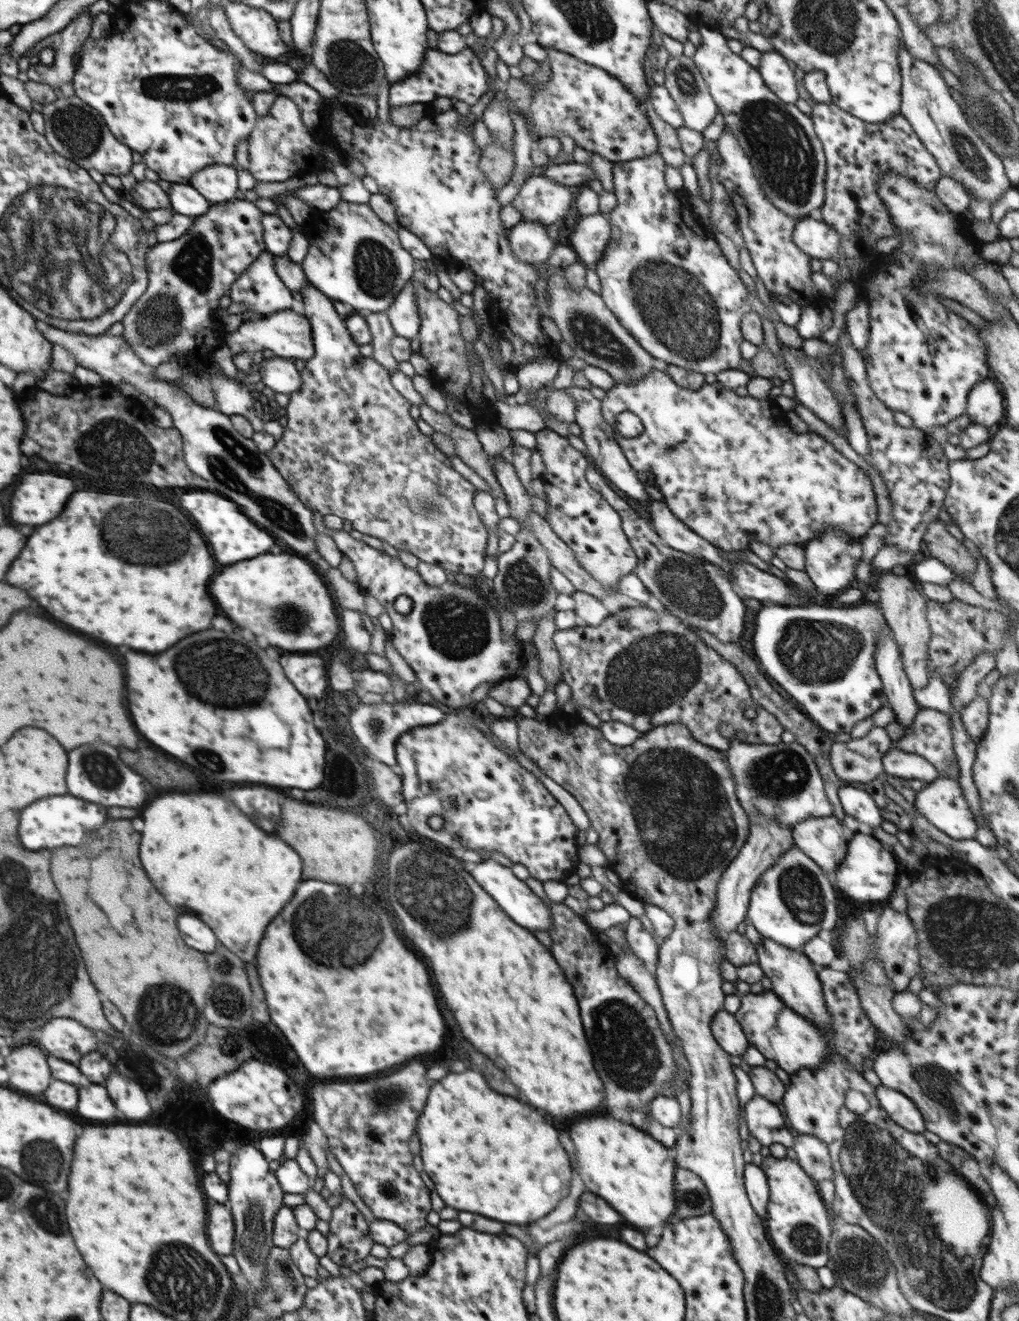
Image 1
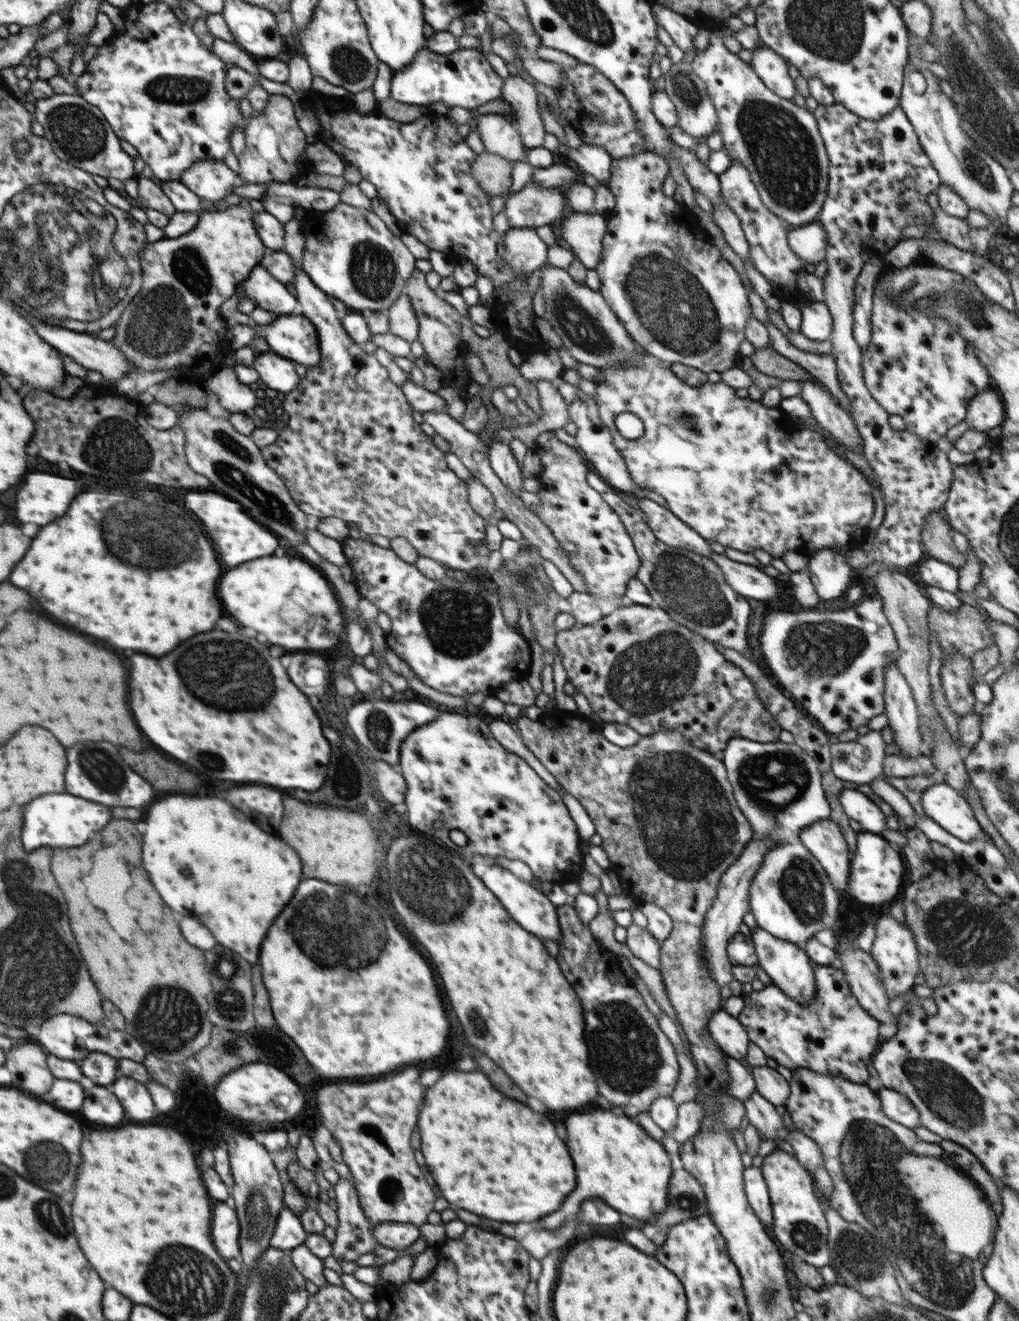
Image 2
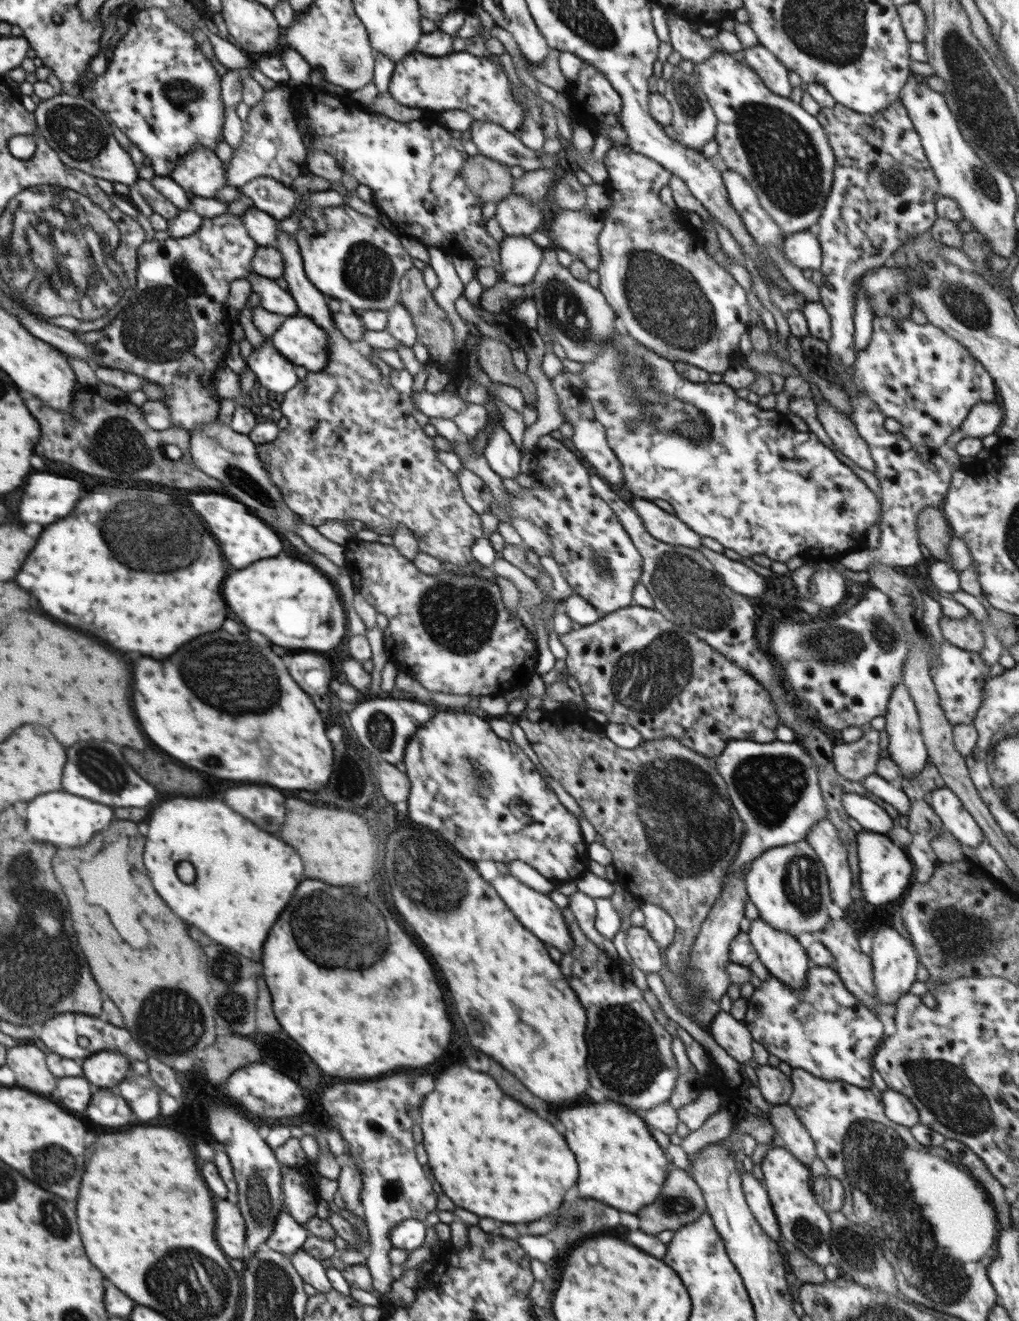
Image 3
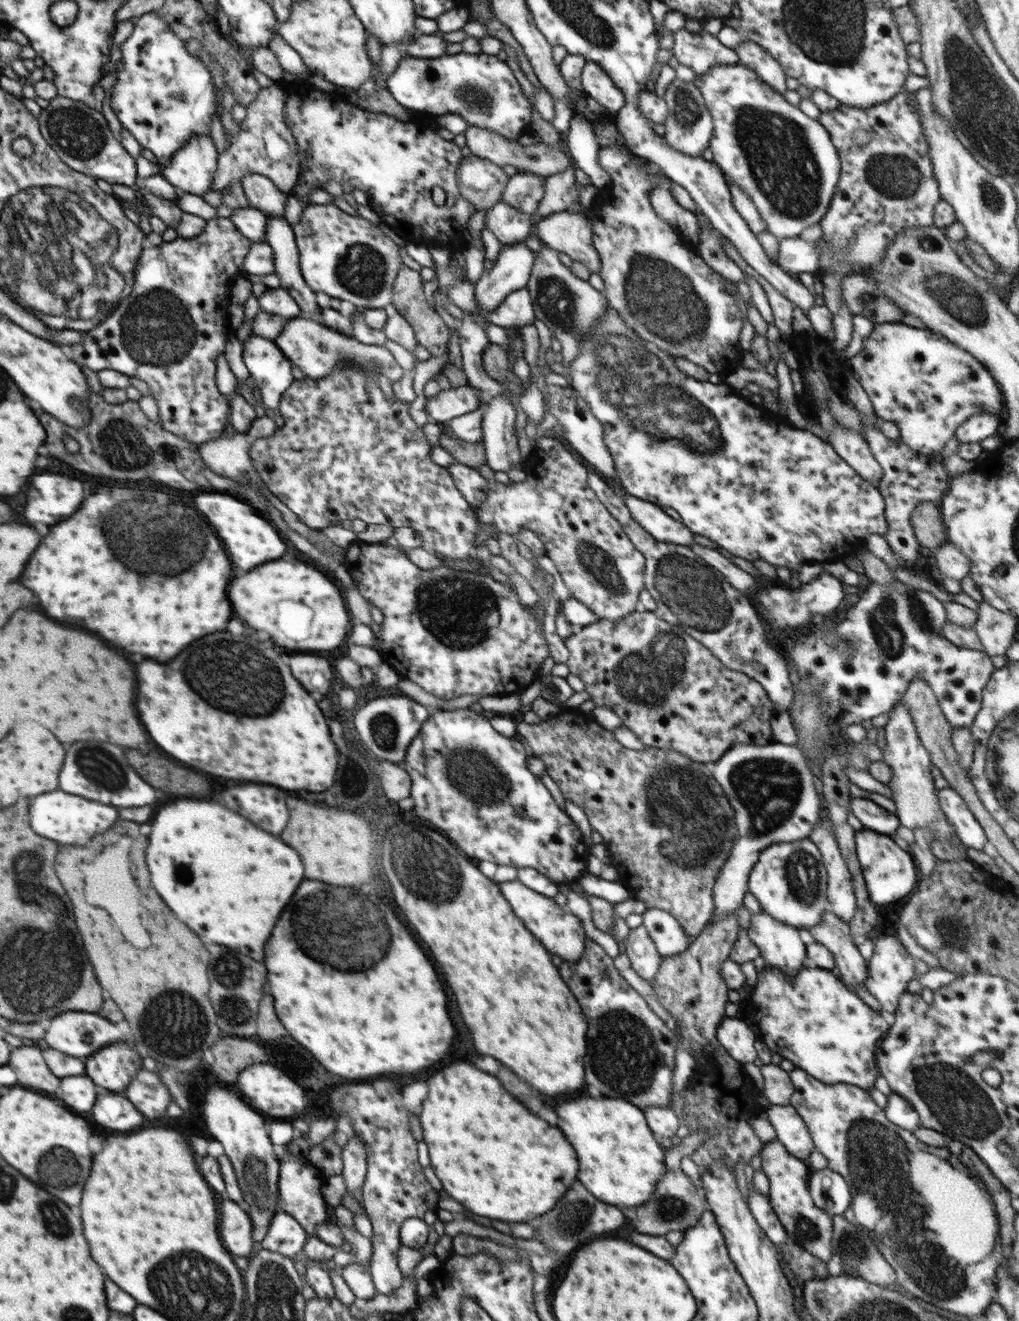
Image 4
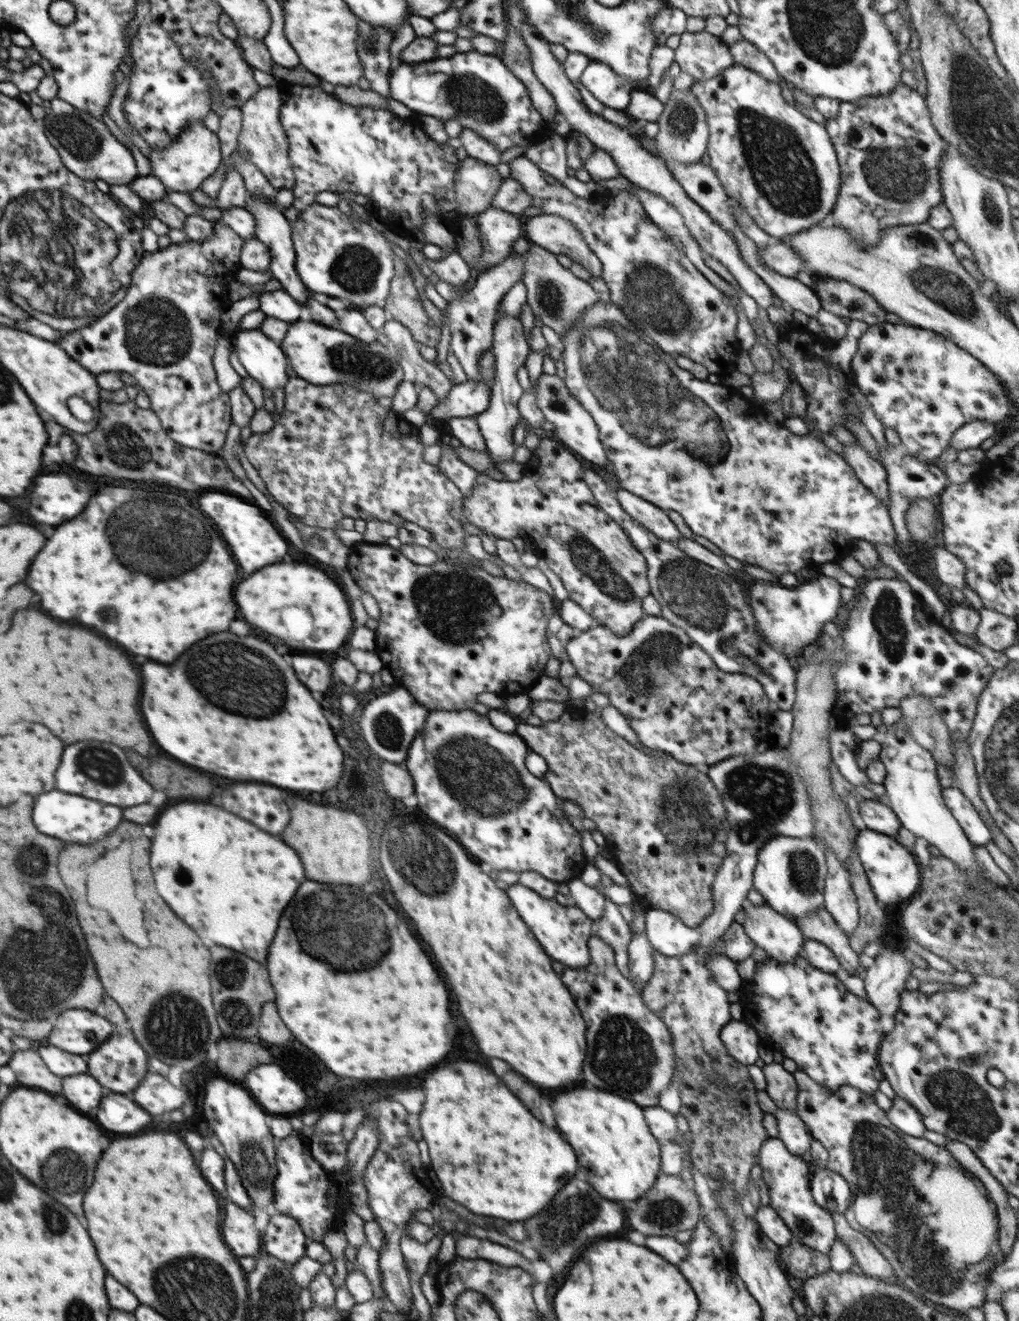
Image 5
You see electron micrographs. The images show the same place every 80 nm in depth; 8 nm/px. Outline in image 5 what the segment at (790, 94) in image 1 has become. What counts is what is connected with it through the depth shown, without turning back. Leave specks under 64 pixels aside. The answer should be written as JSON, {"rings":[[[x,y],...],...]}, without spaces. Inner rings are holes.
{"rings":[[[742,38],[729,44],[734,65],[745,66],[758,74],[764,76],[769,81],[779,82],[779,72],[774,68],[772,60],[764,54],[755,44]]]}

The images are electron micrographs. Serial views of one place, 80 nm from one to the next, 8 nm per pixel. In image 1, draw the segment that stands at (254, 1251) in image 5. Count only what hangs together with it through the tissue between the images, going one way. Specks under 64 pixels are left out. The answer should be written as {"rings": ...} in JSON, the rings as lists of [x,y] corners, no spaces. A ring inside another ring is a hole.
{"rings":[[[208,1204],[208,1238],[216,1254],[232,1255],[235,1224],[227,1204]]]}

